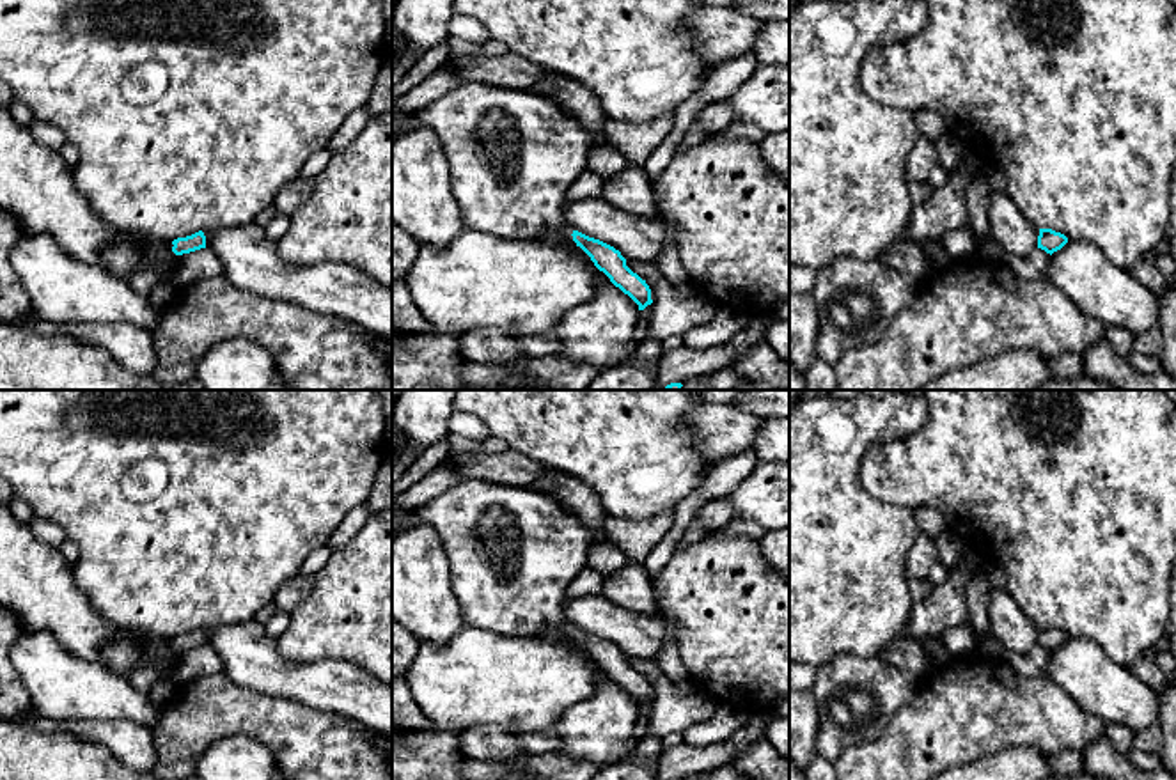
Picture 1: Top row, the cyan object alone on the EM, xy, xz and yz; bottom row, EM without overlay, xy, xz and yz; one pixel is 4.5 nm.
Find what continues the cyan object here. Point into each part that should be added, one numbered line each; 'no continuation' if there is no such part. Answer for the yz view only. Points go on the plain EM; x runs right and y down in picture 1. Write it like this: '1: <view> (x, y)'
no continuation

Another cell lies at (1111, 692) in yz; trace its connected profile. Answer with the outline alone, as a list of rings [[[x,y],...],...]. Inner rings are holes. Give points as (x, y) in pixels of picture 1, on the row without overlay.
[[[1068,636],[1052,651],[1047,675],[1103,723],[1141,732],[1158,720],[1156,693],[1132,668],[1114,663],[1094,640]]]

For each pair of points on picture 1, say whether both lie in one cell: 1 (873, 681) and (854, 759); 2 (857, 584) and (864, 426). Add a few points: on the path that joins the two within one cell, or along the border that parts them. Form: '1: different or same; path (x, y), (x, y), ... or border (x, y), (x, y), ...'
1: different; border (891, 718), (877, 738), (850, 745), (834, 761)
2: same; path (845, 545), (845, 465)

